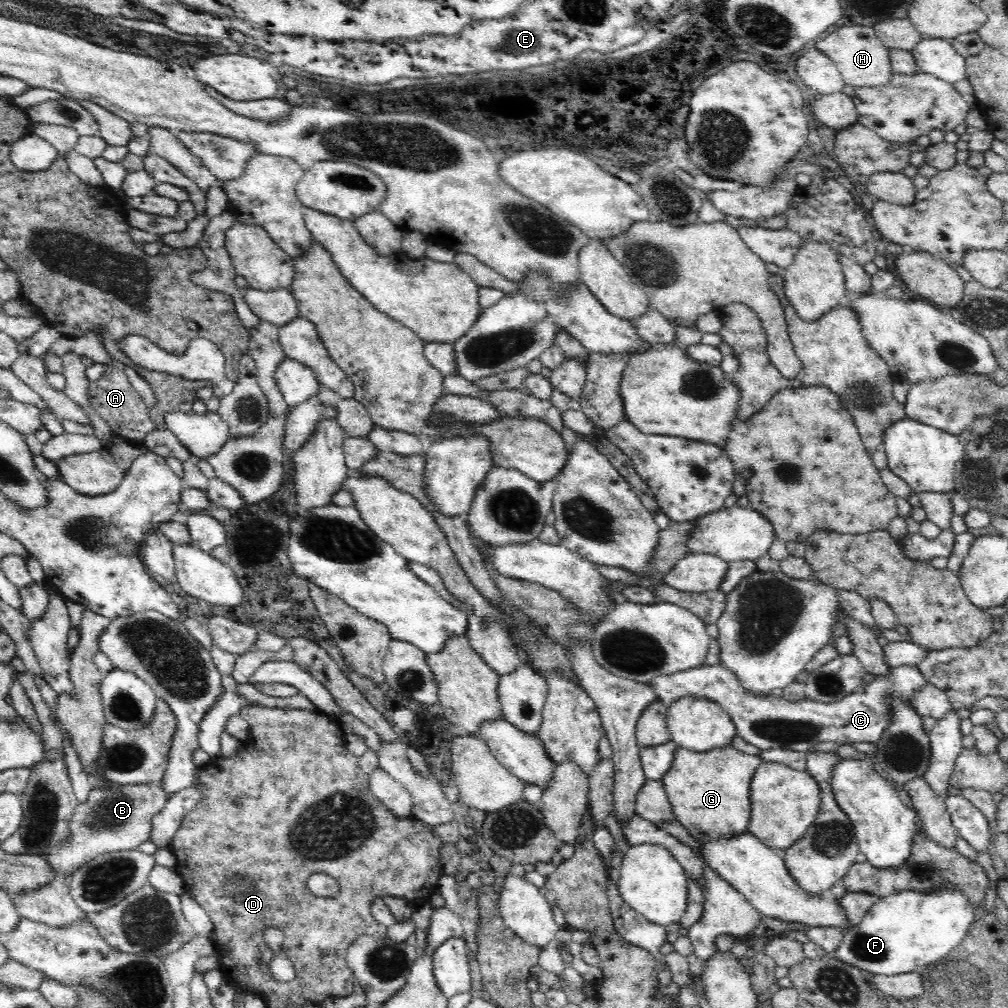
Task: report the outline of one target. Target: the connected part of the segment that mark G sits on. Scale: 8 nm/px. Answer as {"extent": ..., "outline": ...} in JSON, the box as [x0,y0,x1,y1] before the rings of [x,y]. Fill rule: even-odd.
{"extent":[661,745,762,842],"outline":[[[732,745],[702,752],[677,746],[672,764],[661,778],[675,819],[701,842],[747,831],[751,815],[750,783],[762,761],[758,753],[748,754]]]}

